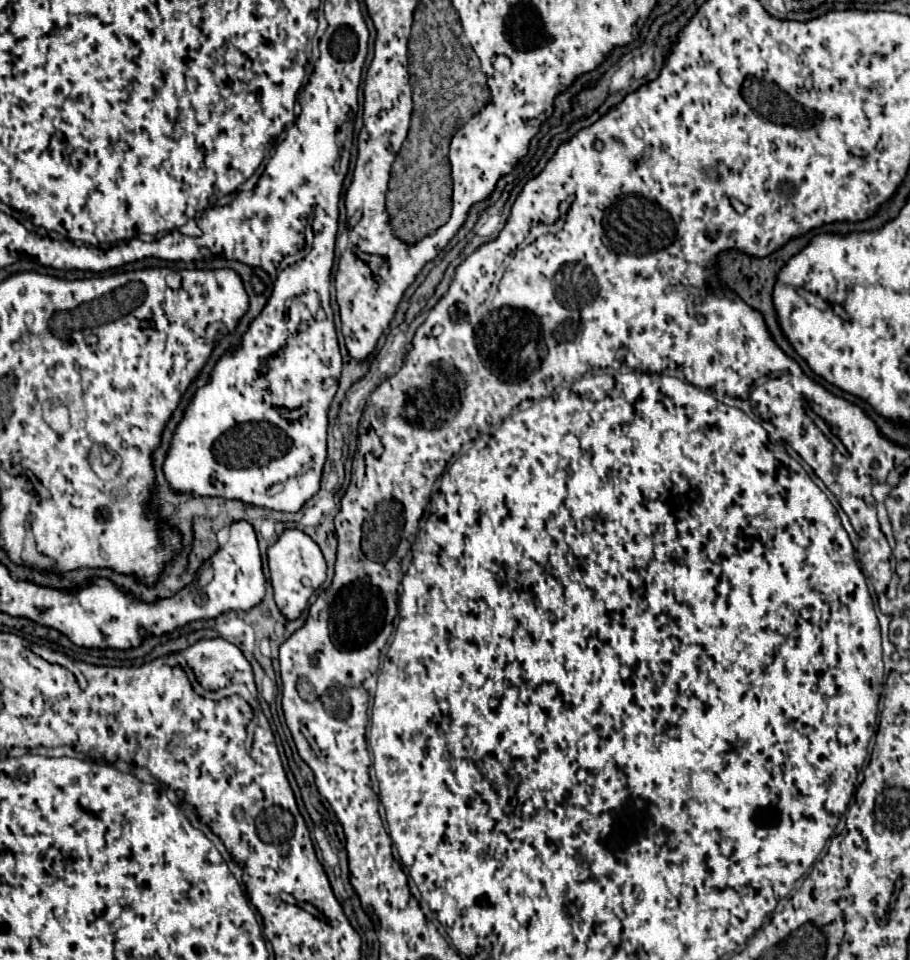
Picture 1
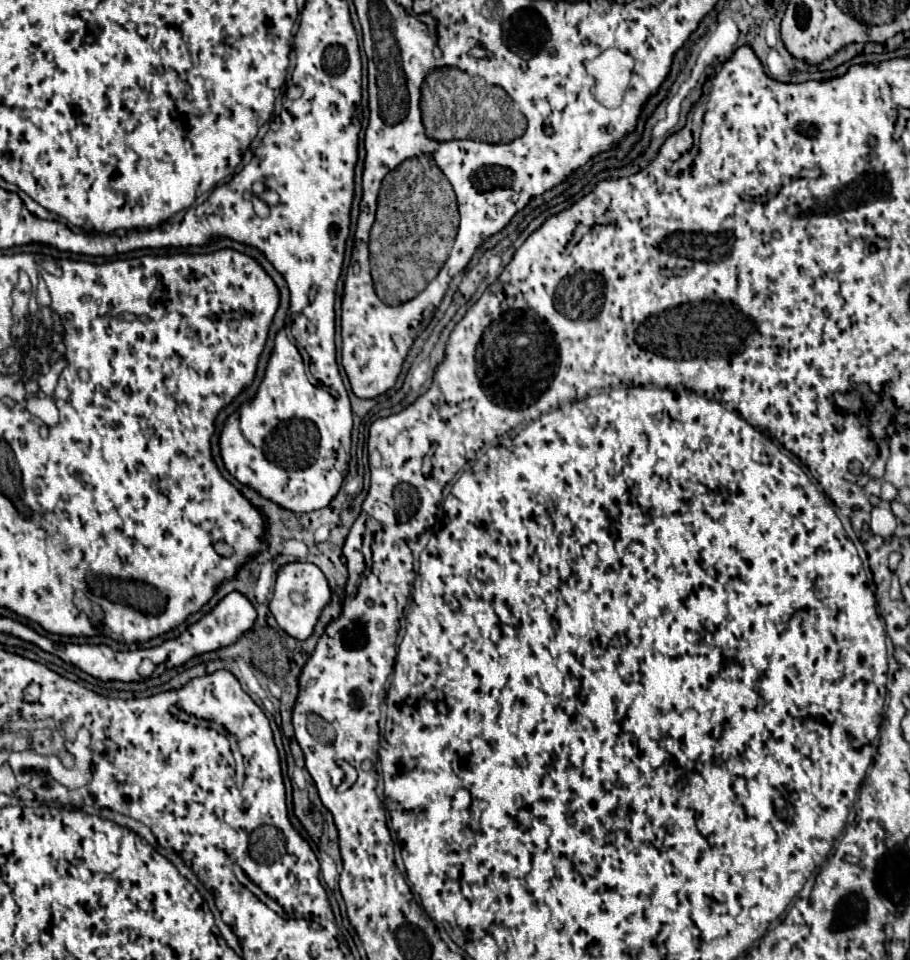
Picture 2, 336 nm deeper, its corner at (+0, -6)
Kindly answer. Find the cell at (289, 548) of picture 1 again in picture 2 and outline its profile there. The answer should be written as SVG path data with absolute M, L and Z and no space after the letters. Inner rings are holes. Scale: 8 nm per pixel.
M293 561L293 563L283 565L277 571L277 581L275 581L273 597L269 601L269 609L271 609L277 625L285 633L303 641L313 633L313 627L319 619L319 613L329 603L329 599L331 599L331 589L327 585L327 579L325 579L323 571L313 563Z

